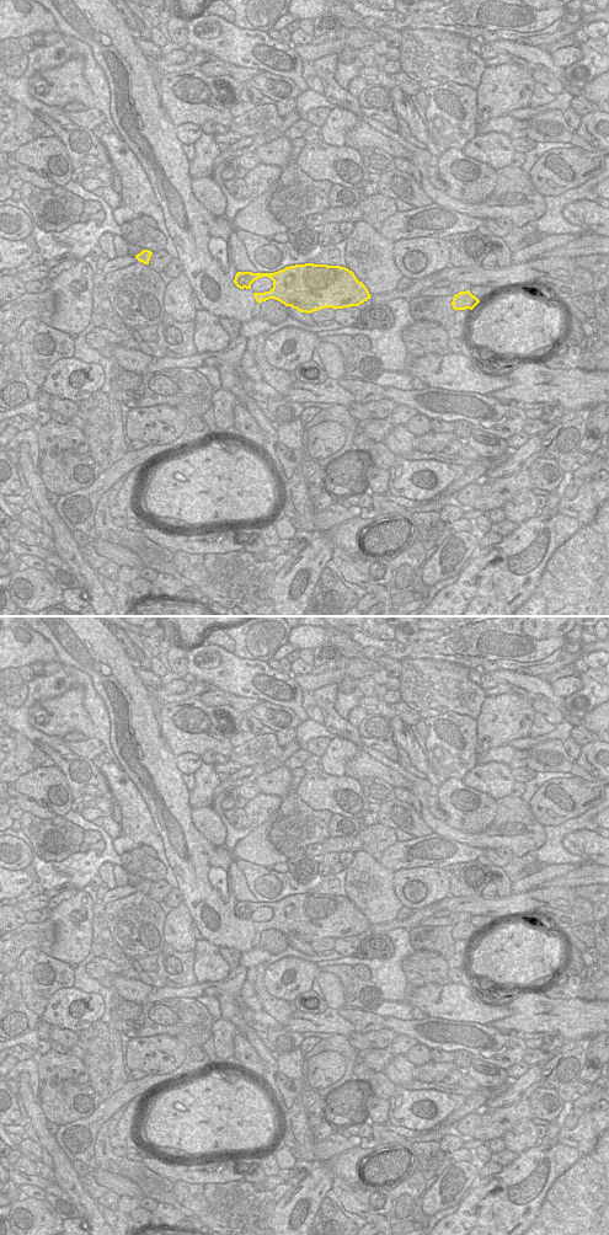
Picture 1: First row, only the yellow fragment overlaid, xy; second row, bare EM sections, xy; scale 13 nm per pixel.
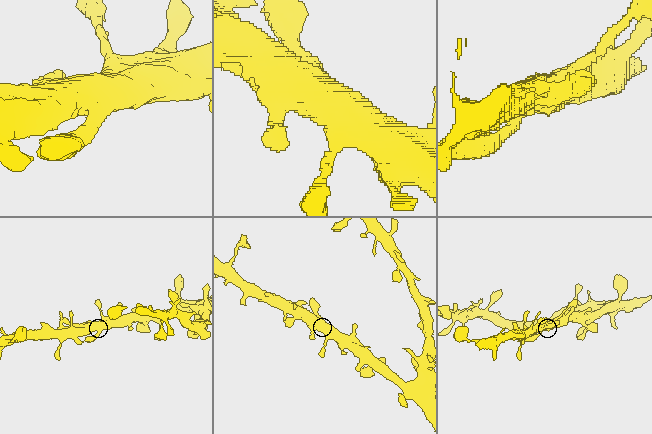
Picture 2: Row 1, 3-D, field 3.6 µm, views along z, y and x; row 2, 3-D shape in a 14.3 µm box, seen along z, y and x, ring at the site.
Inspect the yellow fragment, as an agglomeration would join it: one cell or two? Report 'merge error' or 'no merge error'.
no merge error

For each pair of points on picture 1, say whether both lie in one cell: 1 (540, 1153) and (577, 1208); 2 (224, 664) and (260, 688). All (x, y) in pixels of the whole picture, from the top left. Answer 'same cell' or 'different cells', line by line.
1: same cell
2: same cell

